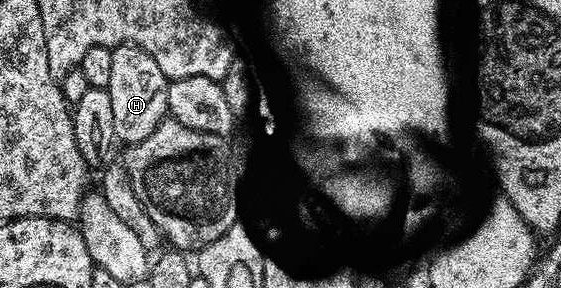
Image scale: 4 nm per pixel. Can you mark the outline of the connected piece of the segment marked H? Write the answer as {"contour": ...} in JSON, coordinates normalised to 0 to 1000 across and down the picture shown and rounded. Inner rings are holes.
{"contour":[[[207,156],[196,174],[196,188],[200,191],[200,247],[193,271],[193,302],[189,313],[193,316],[193,344],[200,351],[200,441],[203,444],[205,479],[209,479],[212,493],[217,486],[221,497],[219,507],[230,510],[250,497],[250,483],[264,483],[264,469],[267,469],[271,455],[278,455],[278,441],[298,417],[296,302],[299,274],[292,260],[292,247],[285,247],[285,233],[278,233],[278,205],[271,205],[271,191],[264,191],[264,177],[257,177],[250,163],[242,163],[241,156]]]}

